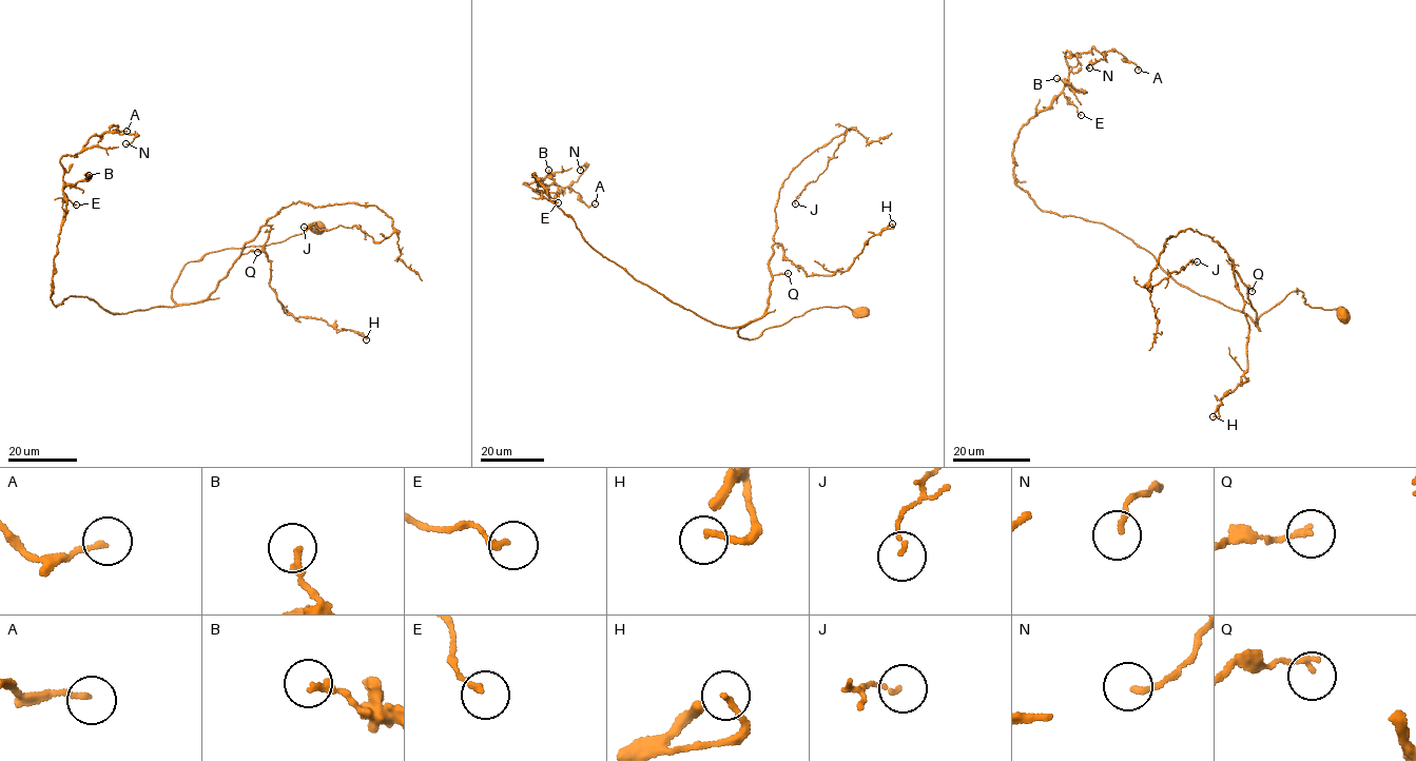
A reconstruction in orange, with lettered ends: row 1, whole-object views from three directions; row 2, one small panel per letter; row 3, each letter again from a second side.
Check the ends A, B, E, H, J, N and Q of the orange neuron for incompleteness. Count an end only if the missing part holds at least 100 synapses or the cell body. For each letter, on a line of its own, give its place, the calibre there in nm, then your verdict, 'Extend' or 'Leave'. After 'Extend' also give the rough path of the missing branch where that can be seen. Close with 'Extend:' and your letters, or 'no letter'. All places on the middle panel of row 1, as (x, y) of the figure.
A: Place: (595, 203). Thickness 160 nm. Leave
B: Place: (548, 170). Thickness 200 nm. Leave
E: Place: (558, 202). Thickness 180 nm. Leave
H: Place: (892, 223). Thickness 160 nm. Leave
J: Place: (795, 203). Thickness 100 nm. Leave
N: Place: (580, 170). Thickness 140 nm. Leave
Q: Place: (788, 273). Thickness 150 nm. Leave
Extend: no letter

